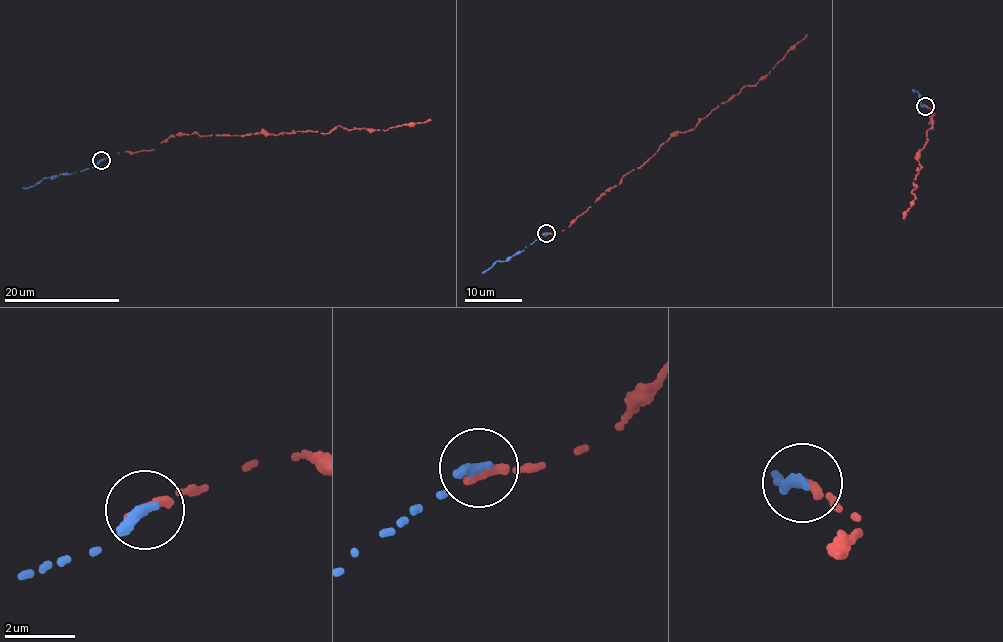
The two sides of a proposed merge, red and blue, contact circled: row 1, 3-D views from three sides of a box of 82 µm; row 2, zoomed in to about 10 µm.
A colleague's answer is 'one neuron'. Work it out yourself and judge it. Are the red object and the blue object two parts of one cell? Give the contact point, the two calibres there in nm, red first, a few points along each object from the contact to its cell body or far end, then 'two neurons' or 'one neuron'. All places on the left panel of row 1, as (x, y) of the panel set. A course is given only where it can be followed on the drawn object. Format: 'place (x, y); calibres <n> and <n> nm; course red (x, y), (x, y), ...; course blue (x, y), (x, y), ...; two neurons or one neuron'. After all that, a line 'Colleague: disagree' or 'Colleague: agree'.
place (101, 160); calibres 320 and 320 nm; course red (100, 160), (155, 149), (182, 133), (321, 133), (338, 127), (378, 130), (430, 119); course blue (100, 160), (92, 167), (42, 178), (22, 188); one neuron
Colleague: agree

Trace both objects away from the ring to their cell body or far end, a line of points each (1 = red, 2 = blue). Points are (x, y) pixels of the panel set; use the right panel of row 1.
1: (925, 105), (935, 114), (932, 129), (918, 154), (916, 198), (903, 218)
2: (925, 105), (922, 107), (920, 94), (913, 89)

